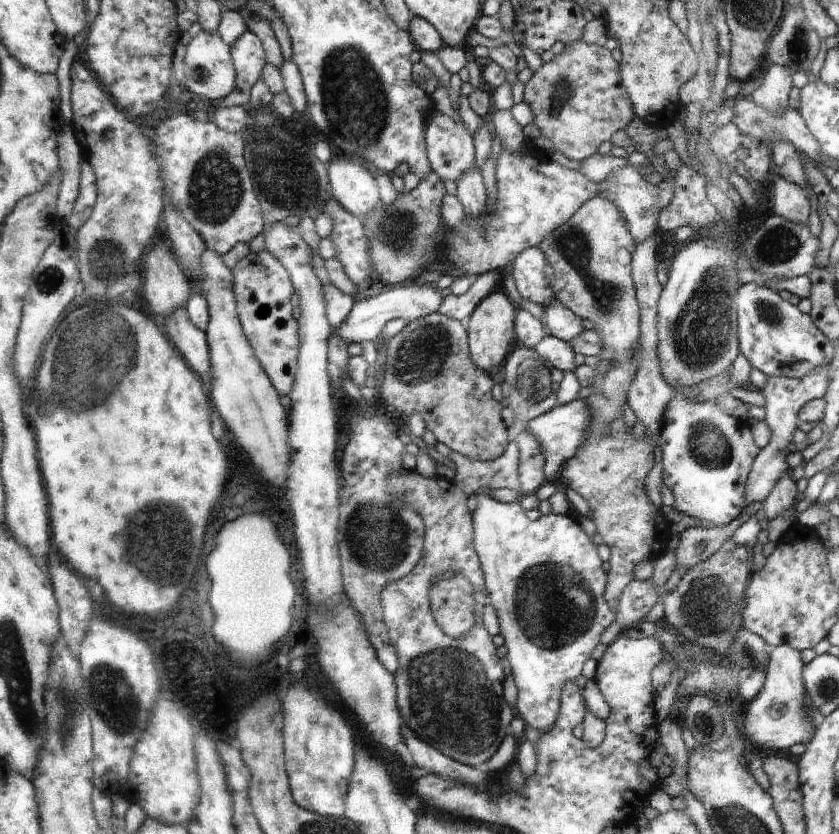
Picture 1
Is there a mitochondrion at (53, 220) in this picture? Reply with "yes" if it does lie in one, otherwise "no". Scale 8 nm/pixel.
no

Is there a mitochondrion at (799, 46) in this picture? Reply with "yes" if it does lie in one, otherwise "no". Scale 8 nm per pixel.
yes

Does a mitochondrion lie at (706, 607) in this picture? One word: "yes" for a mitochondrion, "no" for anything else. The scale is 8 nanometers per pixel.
yes

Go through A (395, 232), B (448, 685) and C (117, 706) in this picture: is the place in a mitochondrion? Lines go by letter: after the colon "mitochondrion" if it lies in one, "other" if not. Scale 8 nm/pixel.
A: mitochondrion
B: mitochondrion
C: mitochondrion

